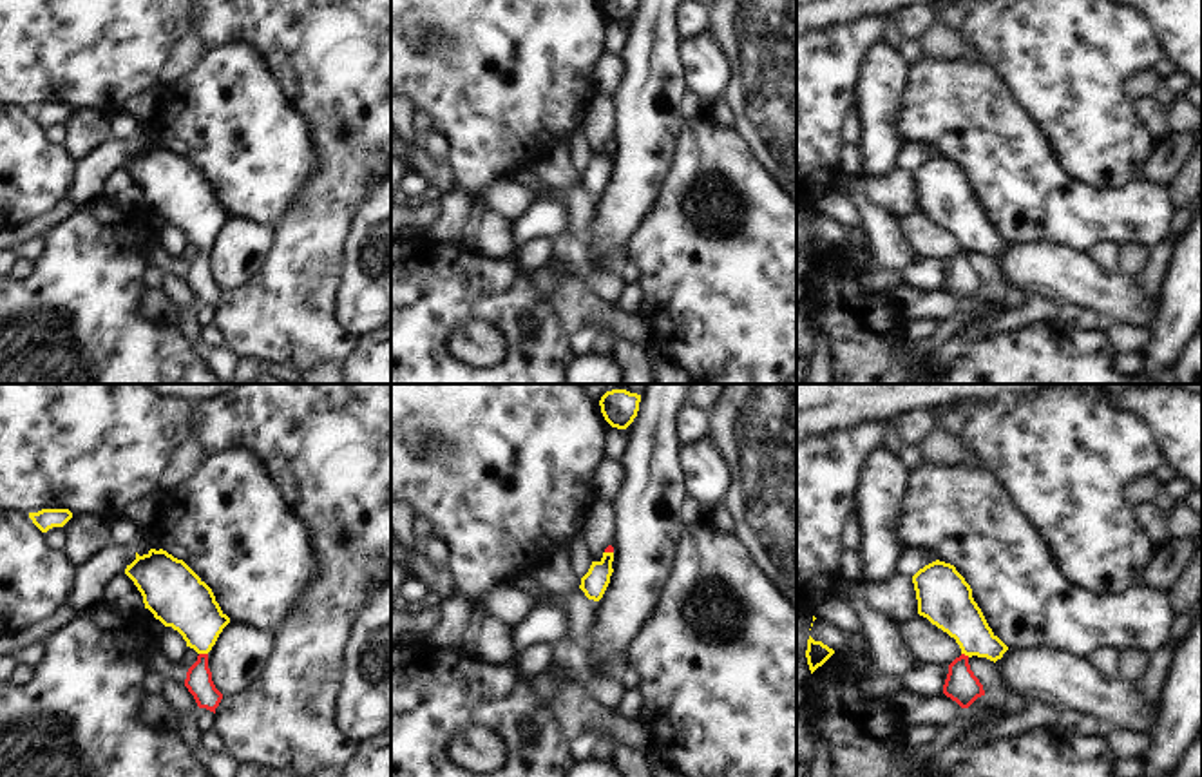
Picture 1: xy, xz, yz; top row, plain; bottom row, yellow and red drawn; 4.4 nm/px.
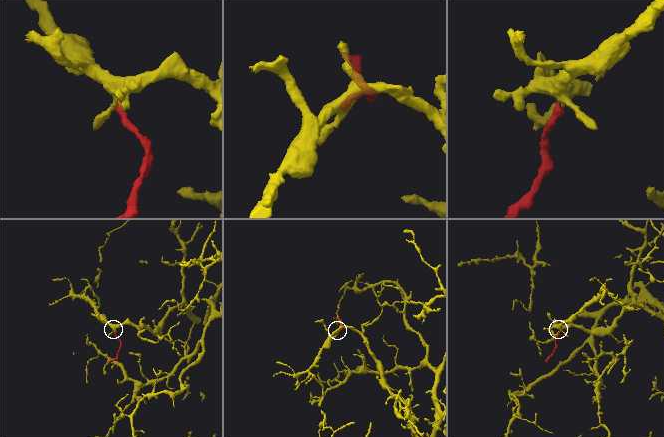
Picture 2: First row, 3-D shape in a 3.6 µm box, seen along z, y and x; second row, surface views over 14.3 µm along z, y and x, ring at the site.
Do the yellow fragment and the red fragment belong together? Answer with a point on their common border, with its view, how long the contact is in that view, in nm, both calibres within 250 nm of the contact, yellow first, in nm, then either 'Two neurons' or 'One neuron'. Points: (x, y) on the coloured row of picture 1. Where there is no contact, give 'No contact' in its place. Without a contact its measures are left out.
Touches yellow at xy (203, 652). Shared border 40 nm. Thickness 240 nm (yellow) against 120 nm. One neuron.

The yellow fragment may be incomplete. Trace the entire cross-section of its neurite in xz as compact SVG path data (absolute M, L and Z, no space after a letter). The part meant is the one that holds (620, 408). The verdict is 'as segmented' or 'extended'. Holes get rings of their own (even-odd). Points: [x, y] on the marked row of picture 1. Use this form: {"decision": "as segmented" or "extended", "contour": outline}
{"decision": "as segmented", "contour": "M626 389L606 391L601 400L601 413L605 420L617 429L626 429L639 411L641 395Z"}

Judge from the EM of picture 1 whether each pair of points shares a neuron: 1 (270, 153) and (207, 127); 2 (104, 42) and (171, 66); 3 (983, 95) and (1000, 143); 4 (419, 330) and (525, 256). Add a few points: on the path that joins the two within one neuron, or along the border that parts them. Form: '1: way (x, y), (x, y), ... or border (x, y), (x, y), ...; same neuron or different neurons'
1: way (254, 142), (238, 127), (223, 127); same neuron
2: border (189, 29), (172, 44), (156, 80); different neurons
3: way (983, 107), (983, 127), (987, 131); same neuron
4: border (553, 238), (531, 238), (516, 252), (515, 261); different neurons

